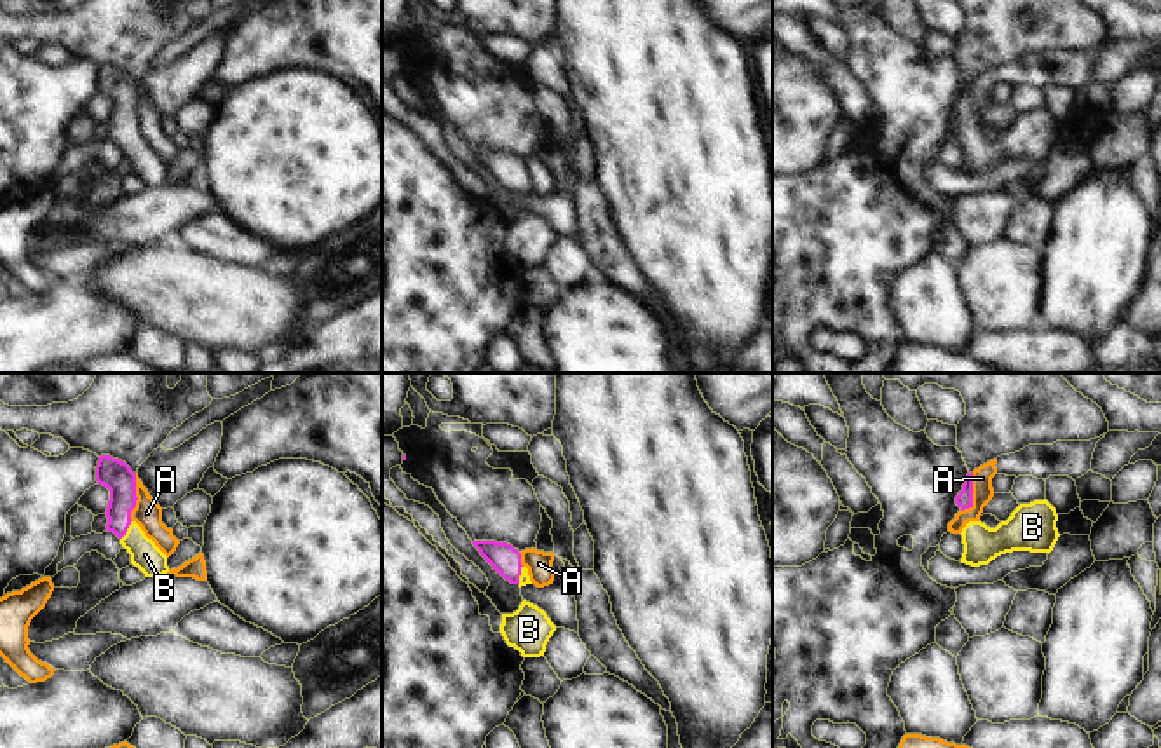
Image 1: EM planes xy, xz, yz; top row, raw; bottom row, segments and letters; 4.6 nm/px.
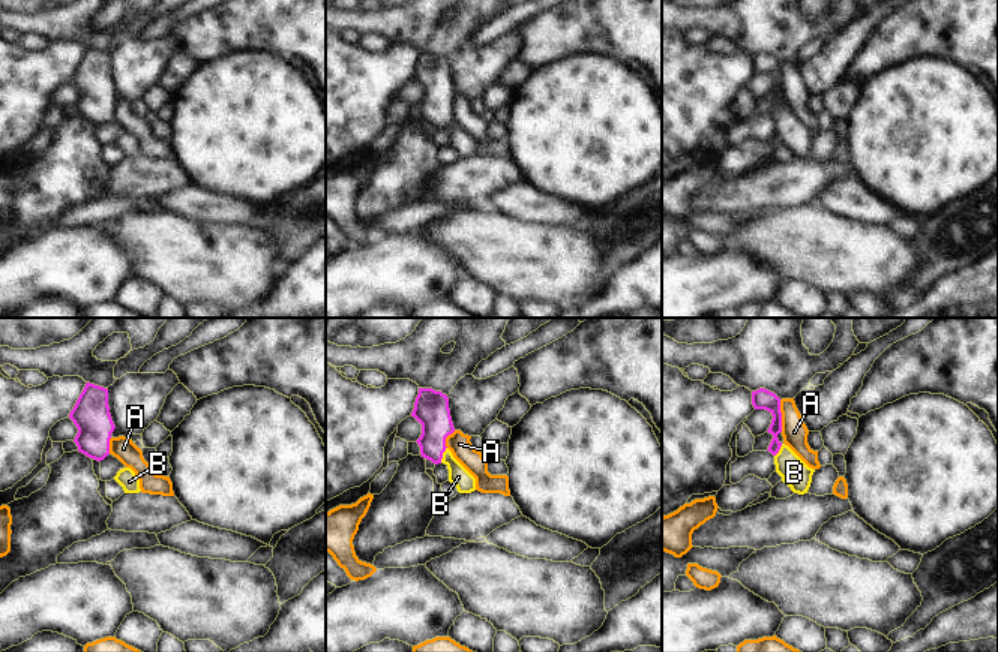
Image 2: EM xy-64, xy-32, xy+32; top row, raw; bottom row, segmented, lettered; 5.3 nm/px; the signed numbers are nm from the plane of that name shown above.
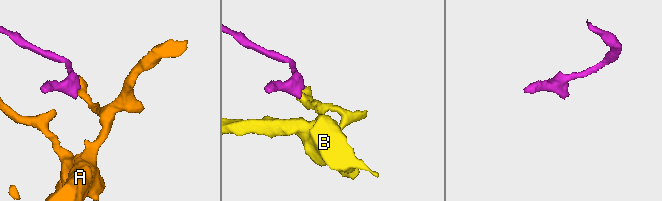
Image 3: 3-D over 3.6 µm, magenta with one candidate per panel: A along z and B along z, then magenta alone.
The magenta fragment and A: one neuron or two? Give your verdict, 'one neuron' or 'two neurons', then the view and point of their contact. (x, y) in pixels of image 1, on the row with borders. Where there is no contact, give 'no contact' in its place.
two neurons | xy (136, 497)

